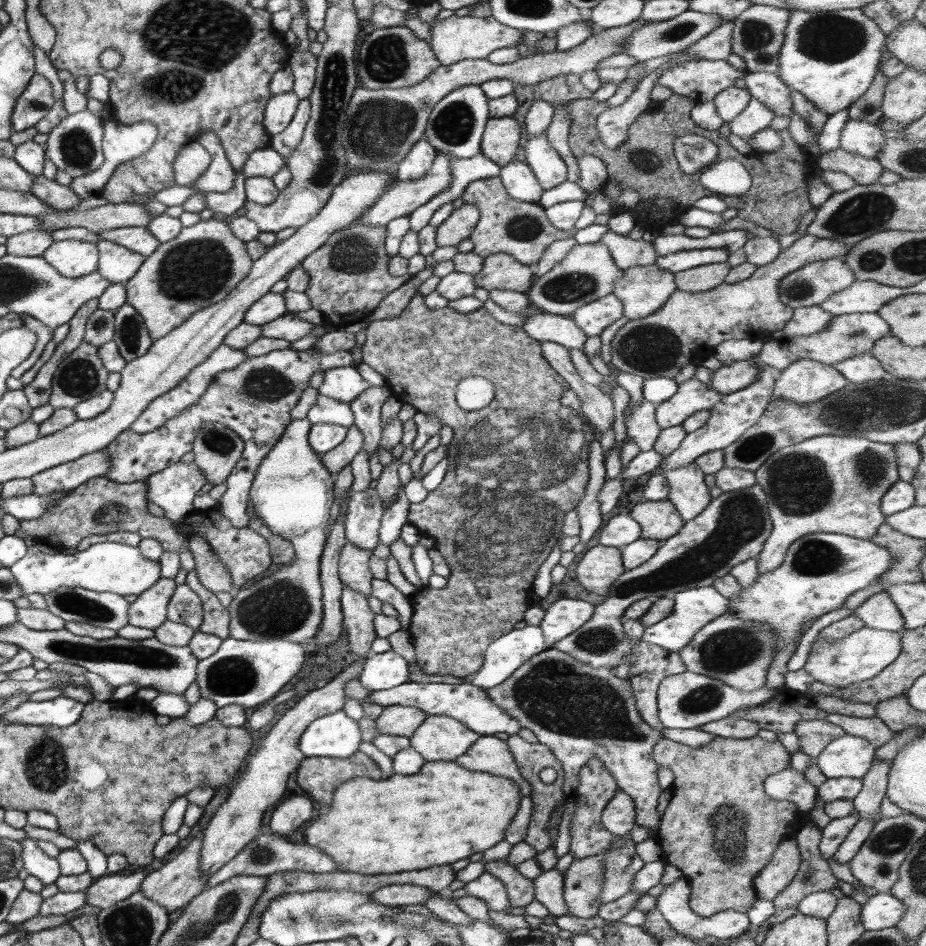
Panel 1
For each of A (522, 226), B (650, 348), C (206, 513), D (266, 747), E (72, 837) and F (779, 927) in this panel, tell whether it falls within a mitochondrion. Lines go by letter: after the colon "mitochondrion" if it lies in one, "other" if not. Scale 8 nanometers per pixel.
A: mitochondrion
B: mitochondrion
C: other
D: other
E: other
F: other

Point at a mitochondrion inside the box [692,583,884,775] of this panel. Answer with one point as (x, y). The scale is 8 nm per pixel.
(727, 649)

